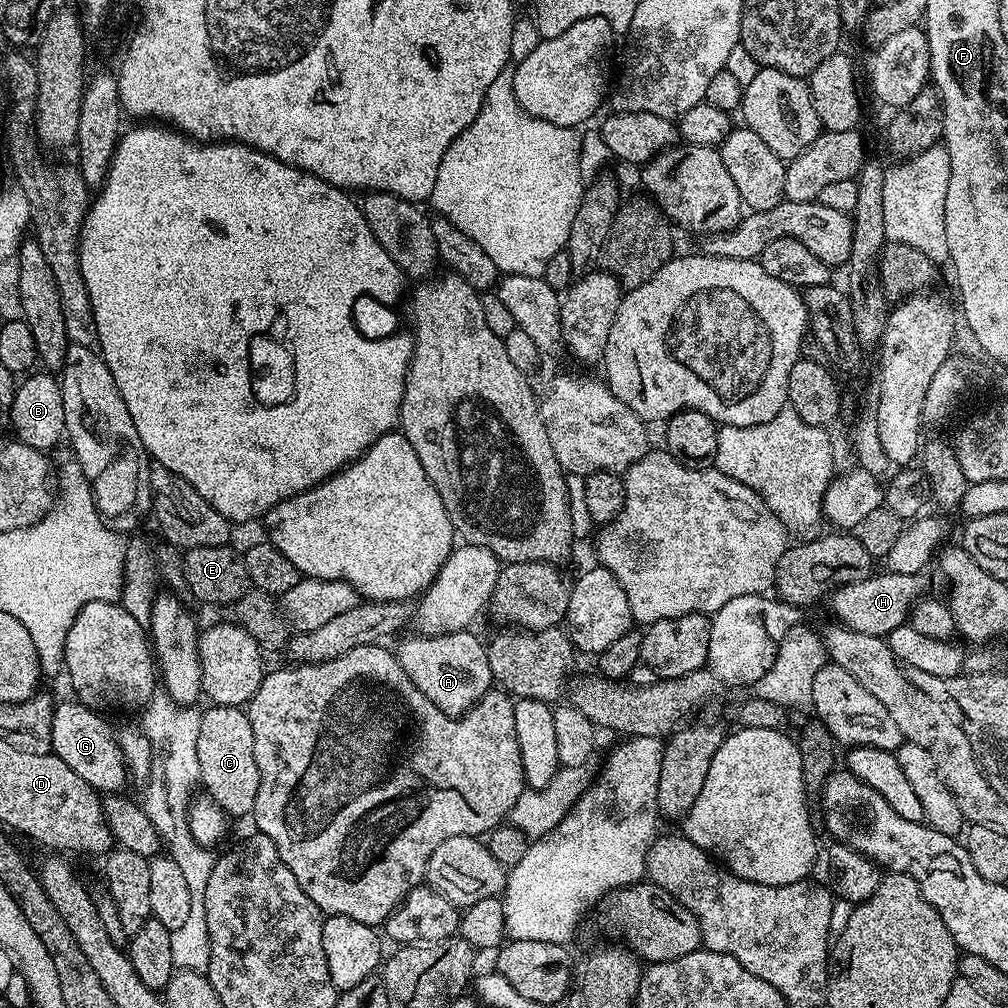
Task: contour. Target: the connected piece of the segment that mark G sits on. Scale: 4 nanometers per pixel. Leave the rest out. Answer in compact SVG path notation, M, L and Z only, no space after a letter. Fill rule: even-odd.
M72 700L57 703L52 709L52 752L101 793L119 793L123 789L120 787L130 780L130 769L117 733L112 733L111 726L100 717L103 715L99 711Z

